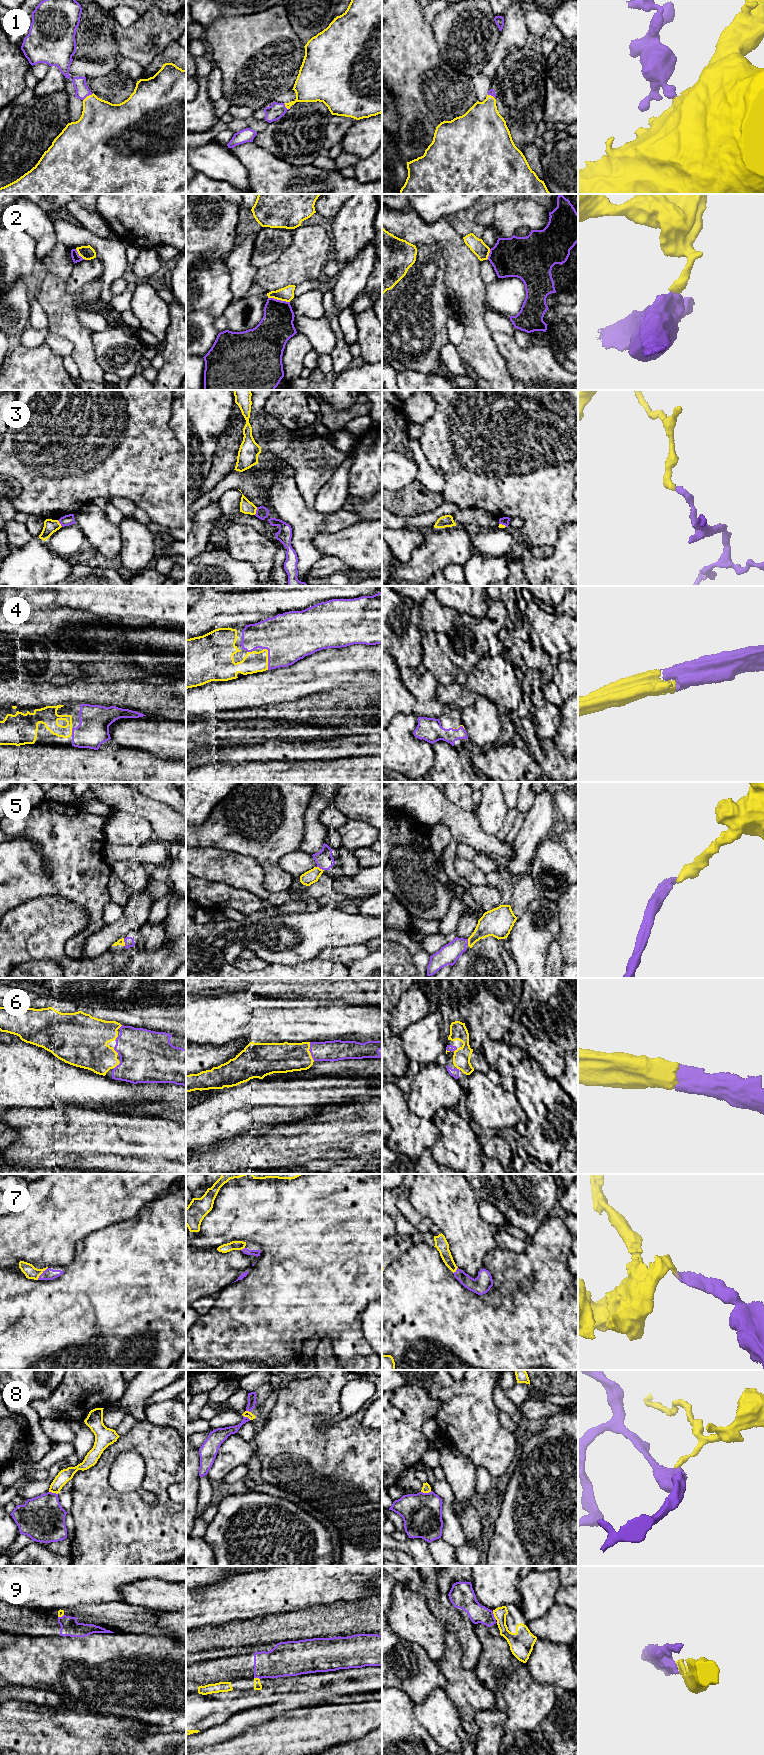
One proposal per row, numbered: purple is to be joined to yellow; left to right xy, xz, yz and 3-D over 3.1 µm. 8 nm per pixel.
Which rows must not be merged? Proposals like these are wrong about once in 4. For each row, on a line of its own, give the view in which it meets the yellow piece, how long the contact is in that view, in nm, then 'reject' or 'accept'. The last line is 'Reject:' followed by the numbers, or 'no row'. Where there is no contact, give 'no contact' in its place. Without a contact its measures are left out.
1: xy | 110 nm | accept
2: xz | 180 nm | reject
3: xz | 70 nm | reject
4: xz | 180 nm | accept
5: xy | 70 nm | accept
6: xz | 160 nm | accept
7: xy | 130 nm | accept
8: yz | 90 nm | reject
9: yz | 80 nm | reject
Reject: 2, 3, 8, 9

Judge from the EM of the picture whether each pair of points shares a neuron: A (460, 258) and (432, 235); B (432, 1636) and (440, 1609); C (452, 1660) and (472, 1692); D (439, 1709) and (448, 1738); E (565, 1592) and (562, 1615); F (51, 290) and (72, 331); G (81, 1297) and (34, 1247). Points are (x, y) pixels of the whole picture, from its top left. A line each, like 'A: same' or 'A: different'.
A: same
B: different
C: same
D: same
E: different
F: same
G: different

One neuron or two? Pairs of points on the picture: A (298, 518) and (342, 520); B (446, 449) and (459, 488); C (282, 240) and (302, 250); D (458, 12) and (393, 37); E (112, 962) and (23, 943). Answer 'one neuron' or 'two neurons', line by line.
A: one neuron
B: one neuron
C: two neurons
D: two neurons
E: one neuron

